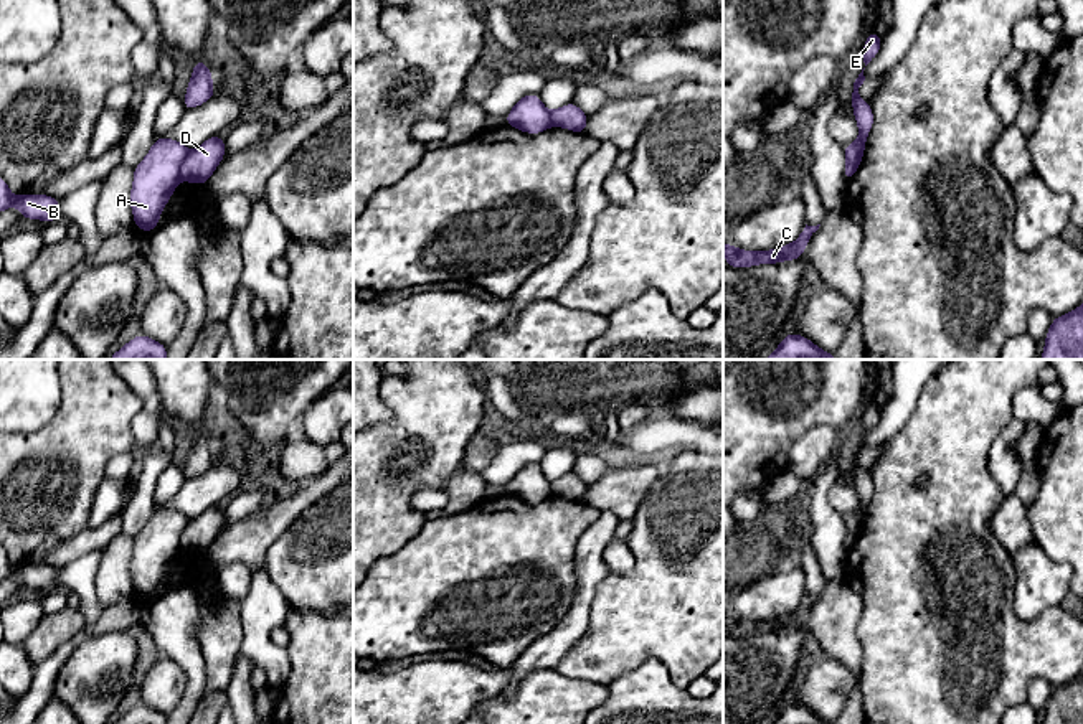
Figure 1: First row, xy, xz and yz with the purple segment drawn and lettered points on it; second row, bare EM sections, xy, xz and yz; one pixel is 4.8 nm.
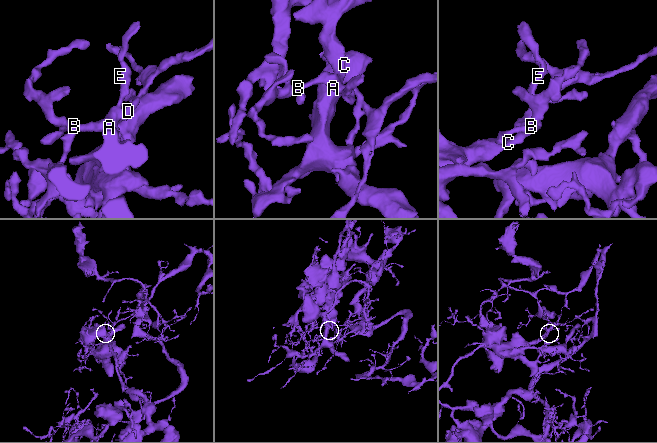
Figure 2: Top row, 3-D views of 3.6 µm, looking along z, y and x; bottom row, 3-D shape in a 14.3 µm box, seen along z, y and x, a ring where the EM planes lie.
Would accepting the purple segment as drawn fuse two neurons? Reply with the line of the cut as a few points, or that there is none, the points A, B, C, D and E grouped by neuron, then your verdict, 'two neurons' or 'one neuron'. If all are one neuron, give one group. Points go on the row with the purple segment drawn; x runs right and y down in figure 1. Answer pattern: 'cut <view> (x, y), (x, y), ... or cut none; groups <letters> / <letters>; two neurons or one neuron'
cut xy (190, 150), (182, 164), (180, 178); groups A B C E / D; two neurons

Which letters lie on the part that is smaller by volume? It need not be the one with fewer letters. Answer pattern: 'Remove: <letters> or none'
Remove: D

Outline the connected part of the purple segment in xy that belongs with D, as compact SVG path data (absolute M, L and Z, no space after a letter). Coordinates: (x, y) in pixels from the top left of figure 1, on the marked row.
M210 137L185 157L180 176L188 183L205 185L225 157L225 140Z

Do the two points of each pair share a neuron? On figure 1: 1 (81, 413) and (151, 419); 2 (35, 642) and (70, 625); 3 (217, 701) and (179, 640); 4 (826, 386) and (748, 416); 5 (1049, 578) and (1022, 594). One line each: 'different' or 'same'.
1: different
2: same
3: different
4: same
5: same

